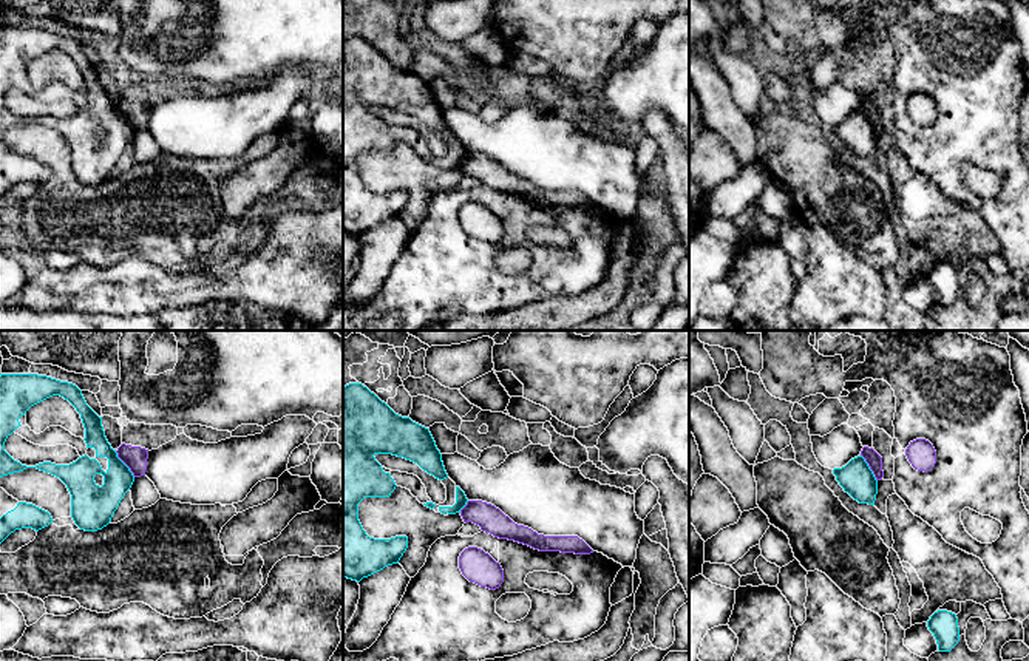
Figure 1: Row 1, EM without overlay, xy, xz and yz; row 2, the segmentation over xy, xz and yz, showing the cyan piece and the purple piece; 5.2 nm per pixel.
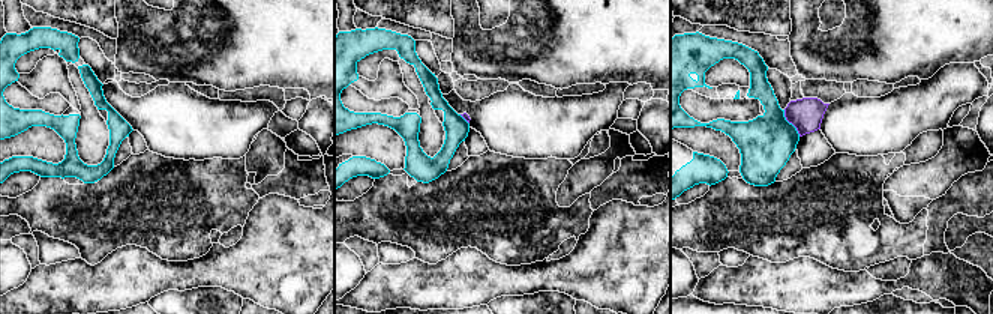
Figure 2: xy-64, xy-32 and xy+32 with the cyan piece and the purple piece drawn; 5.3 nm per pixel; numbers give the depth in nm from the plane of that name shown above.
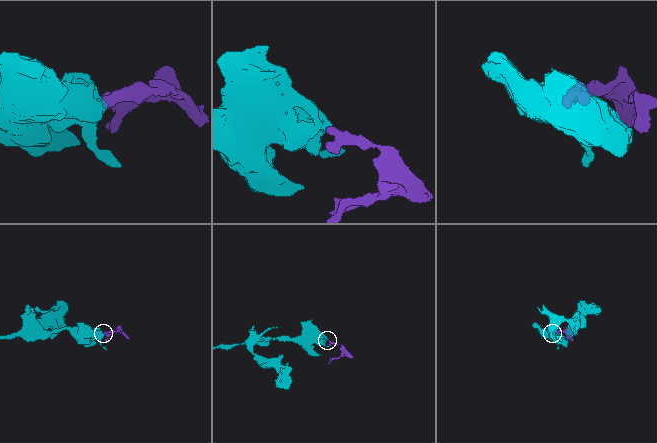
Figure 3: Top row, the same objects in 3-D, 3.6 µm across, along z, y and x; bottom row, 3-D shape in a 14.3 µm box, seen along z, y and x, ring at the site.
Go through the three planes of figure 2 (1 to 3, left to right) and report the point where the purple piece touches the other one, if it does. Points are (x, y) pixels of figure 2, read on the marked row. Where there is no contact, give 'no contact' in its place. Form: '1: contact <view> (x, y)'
1: no contact
2: contact xy-32 (464, 119)
3: contact xy+32 (791, 123)

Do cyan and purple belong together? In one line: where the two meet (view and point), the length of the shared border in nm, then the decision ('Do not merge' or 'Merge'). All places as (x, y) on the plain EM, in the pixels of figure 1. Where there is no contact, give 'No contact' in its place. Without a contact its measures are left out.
Touches cyan at xy (124, 118). Shared border 170 nm. Do not merge

